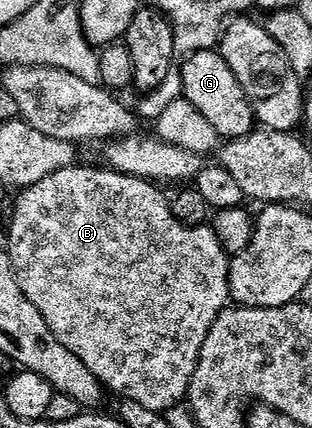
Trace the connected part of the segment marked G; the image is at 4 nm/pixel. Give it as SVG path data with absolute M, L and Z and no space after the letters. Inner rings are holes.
M219 51L194 53L183 61L182 66L180 84L184 87L183 99L188 100L194 110L199 110L225 141L237 140L253 132L257 127L256 115L246 98L246 90L242 90L242 82L234 78L234 70L230 70Z

